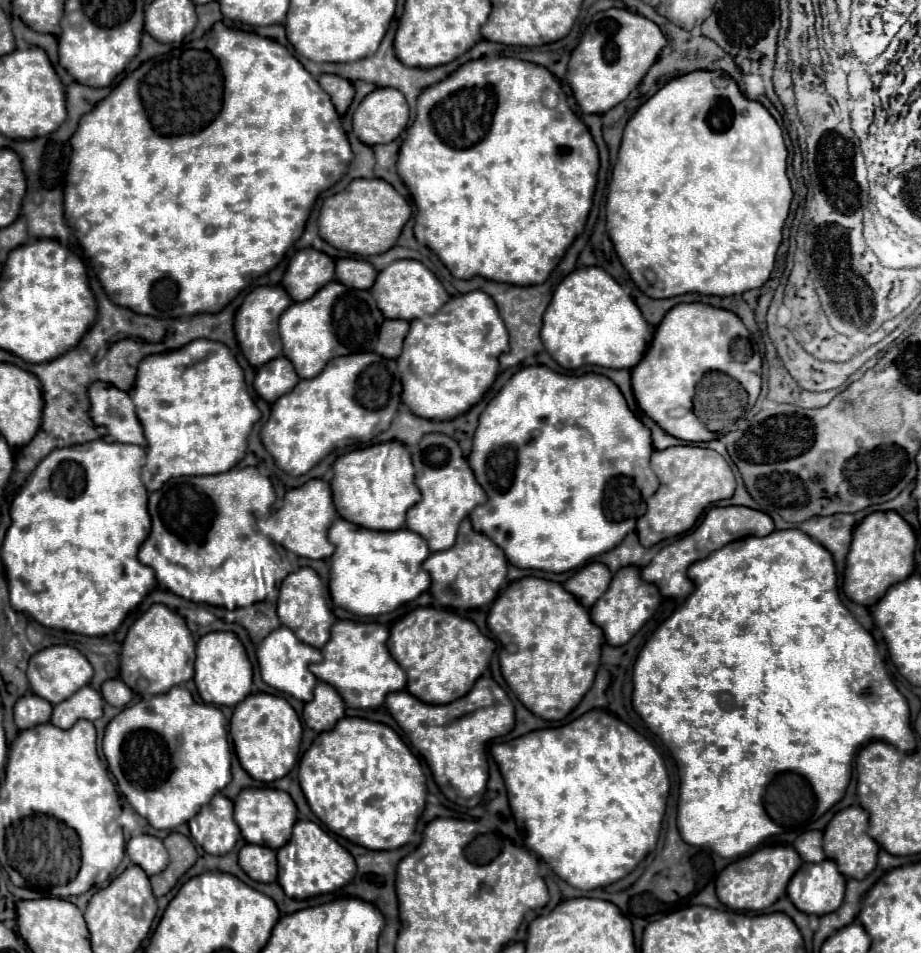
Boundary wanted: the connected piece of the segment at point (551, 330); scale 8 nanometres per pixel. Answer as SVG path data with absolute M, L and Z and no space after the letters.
M578 267L554 291L542 317L542 343L550 357L564 369L600 365L632 369L652 343L654 327L646 325L630 295L600 267Z

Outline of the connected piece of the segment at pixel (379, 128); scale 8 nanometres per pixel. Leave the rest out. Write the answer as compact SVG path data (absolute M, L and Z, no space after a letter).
M382 87L372 91L354 111L354 135L364 145L394 141L408 125L408 103L398 89Z

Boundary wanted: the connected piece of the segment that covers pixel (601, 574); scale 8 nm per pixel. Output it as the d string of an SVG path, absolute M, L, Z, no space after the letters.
M588 563L580 571L576 571L566 583L564 589L578 597L580 605L592 607L598 597L608 589L612 581L612 573L604 563Z

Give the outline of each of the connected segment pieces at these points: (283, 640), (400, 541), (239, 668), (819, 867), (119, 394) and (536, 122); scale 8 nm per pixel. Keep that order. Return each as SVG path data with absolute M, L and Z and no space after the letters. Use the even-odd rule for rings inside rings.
M278 627L274 629L268 637L264 637L256 649L256 659L258 659L258 667L260 667L260 675L262 681L266 685L270 685L276 691L288 693L298 701L310 701L312 693L314 693L314 685L318 683L318 679L310 673L310 663L318 663L322 661L322 653L316 647L310 647L302 641L296 639L296 635L286 629L286 627Z
M336 519L328 531L328 539L336 547L330 559L330 597L334 605L358 617L390 613L430 587L430 575L422 569L430 549L426 541L410 529L372 531Z
M216 631L204 635L196 645L196 665L194 665L194 681L198 687L198 695L204 703L210 705L226 705L234 707L238 701L250 695L252 687L252 665L246 657L246 651L236 635Z
M834 861L804 863L788 883L788 897L806 915L826 915L842 905L846 879Z
M94 383L90 389L90 417L96 425L106 425L106 441L120 441L120 443L140 443L144 445L144 433L142 425L136 419L134 403L128 397L128 393L104 385L104 383Z
M498 57L498 59L476 59L464 63L458 71L454 71L444 81L428 87L418 97L418 115L412 127L406 131L406 139L402 141L400 155L398 155L398 175L404 181L404 185L410 189L410 195L416 205L416 225L414 235L418 243L430 247L438 259L448 267L448 271L456 279L472 279L476 275L498 281L498 283L510 283L510 285L538 285L544 283L550 275L550 271L560 263L566 249L572 245L572 241L584 231L594 189L598 183L598 149L596 143L588 131L588 127L576 117L566 103L566 95L562 93L562 87L558 79L546 69L536 63L512 59L512 57ZM546 89L552 89L558 95L558 105L554 109L546 107L542 103L542 93Z

